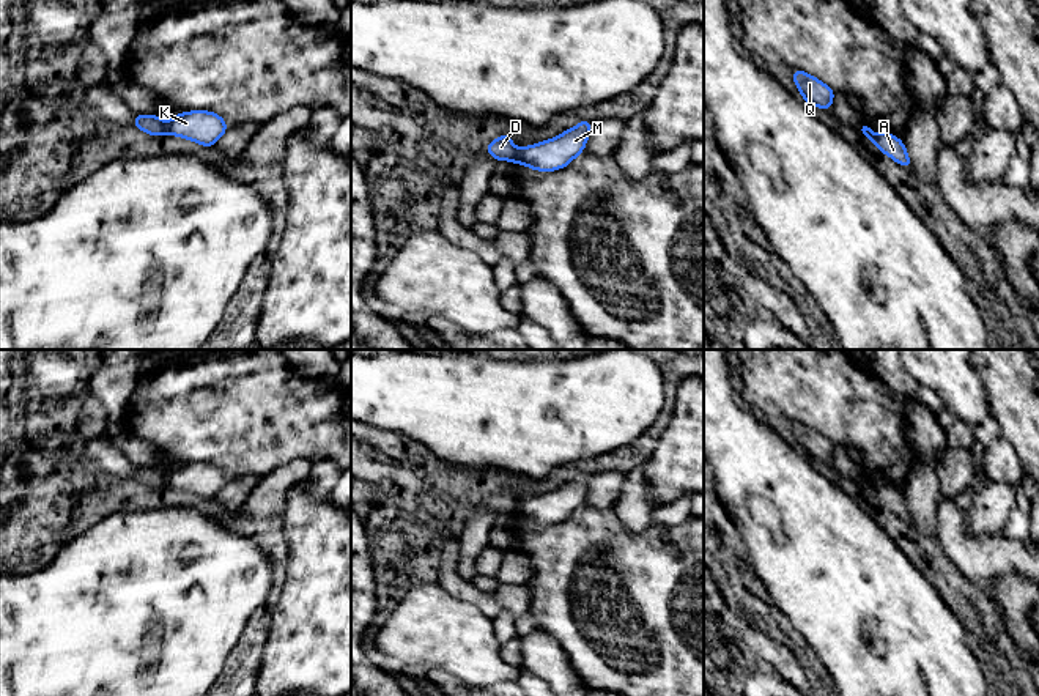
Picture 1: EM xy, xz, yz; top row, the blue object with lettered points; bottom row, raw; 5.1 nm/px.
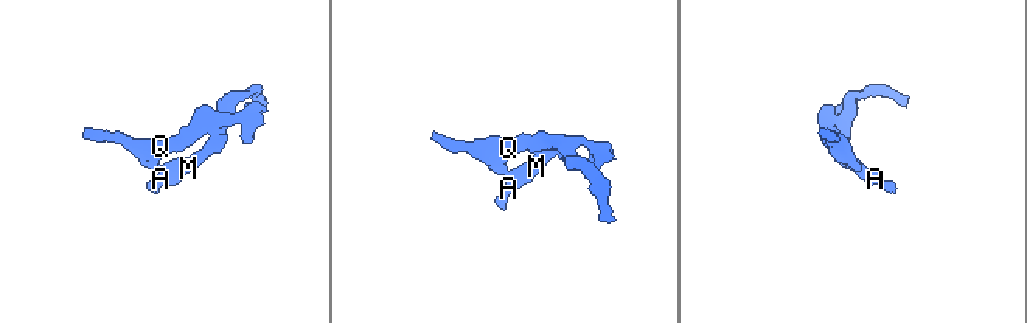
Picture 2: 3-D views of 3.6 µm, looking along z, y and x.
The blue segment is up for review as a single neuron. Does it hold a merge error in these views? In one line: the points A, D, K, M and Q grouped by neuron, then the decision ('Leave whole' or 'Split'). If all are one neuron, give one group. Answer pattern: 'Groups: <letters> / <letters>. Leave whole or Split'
Groups: A K M / D Q. Split

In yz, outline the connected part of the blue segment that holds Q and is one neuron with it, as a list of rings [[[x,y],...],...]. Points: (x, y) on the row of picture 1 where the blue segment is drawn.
[[[792,69],[792,79],[800,90],[801,98],[809,106],[815,106],[828,112],[831,110],[833,98],[836,94],[834,90],[801,69]]]

